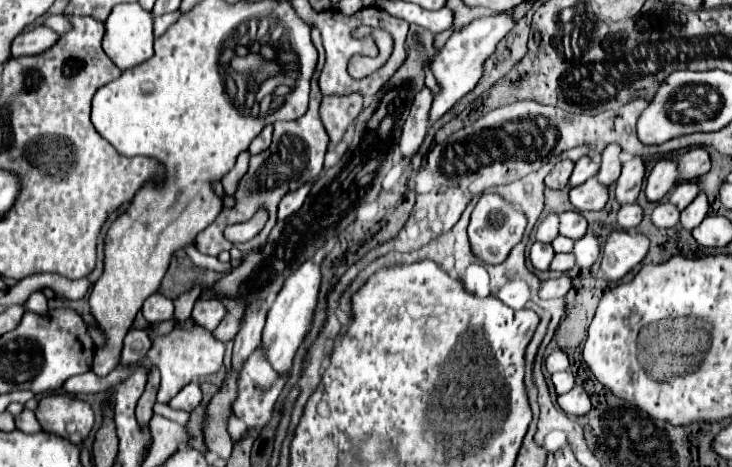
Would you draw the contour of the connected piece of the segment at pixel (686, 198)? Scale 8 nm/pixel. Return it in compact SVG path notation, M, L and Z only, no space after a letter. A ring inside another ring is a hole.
M680 181L674 191L670 193L670 203L676 205L680 211L686 209L686 205L690 201L694 201L694 197L700 193L700 187L694 181Z

